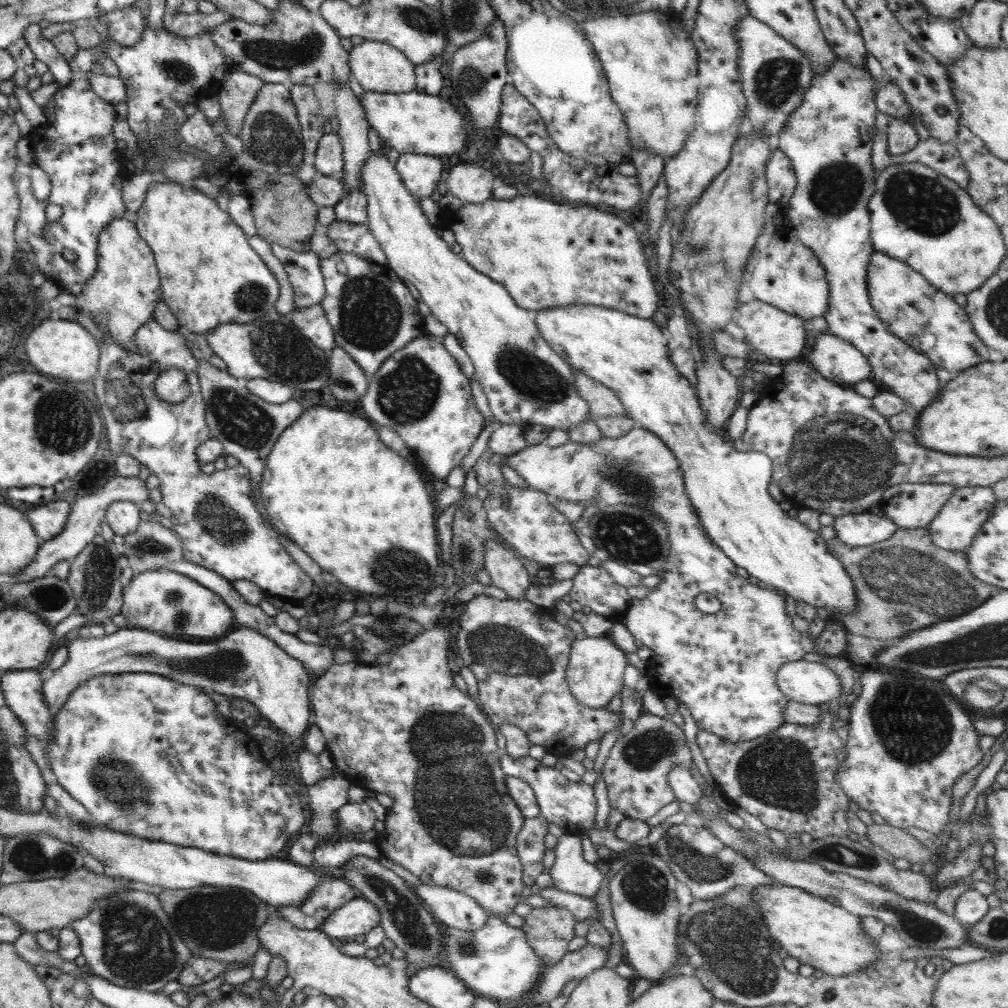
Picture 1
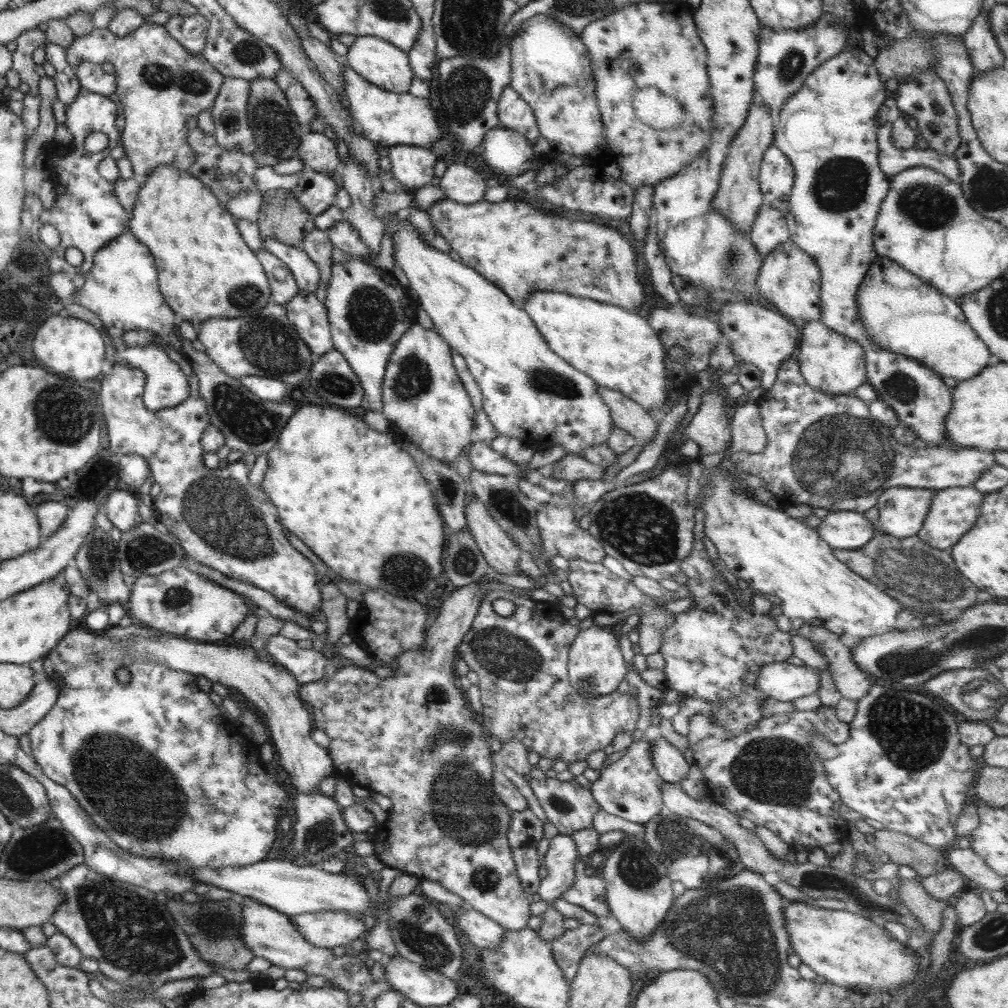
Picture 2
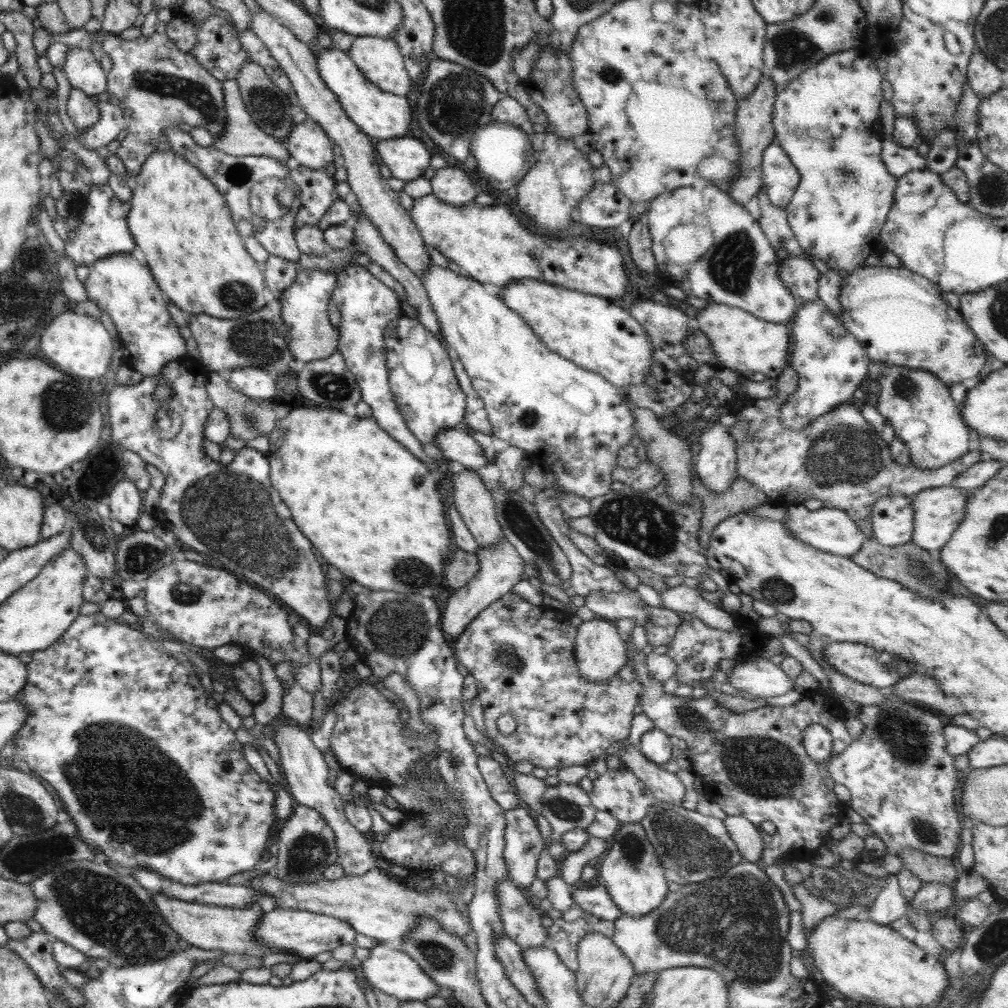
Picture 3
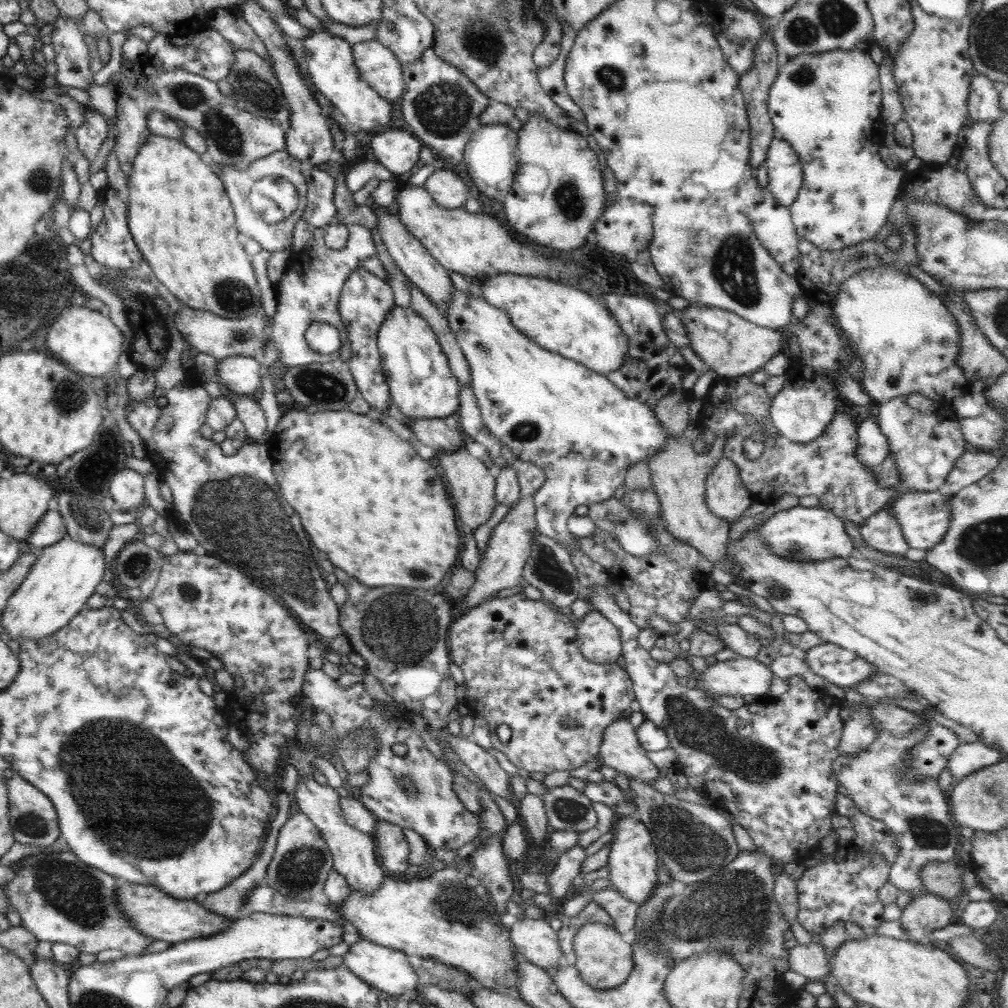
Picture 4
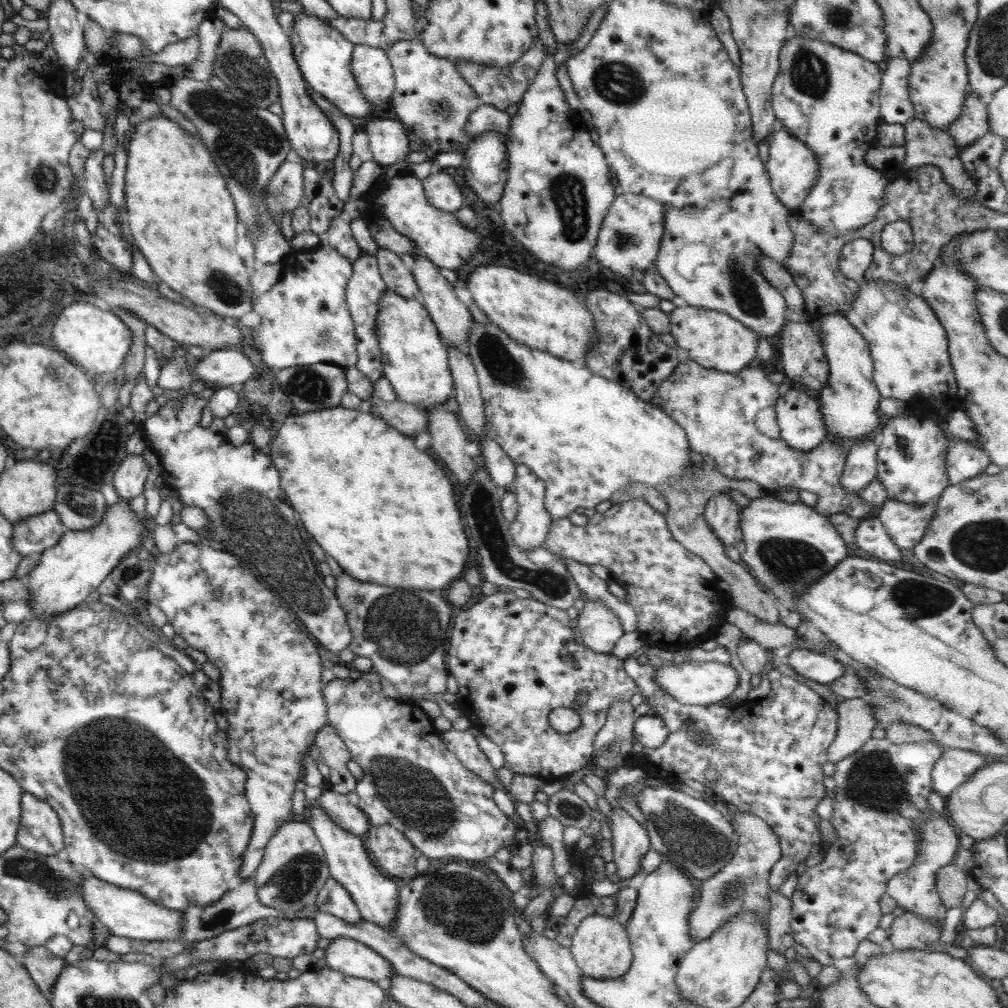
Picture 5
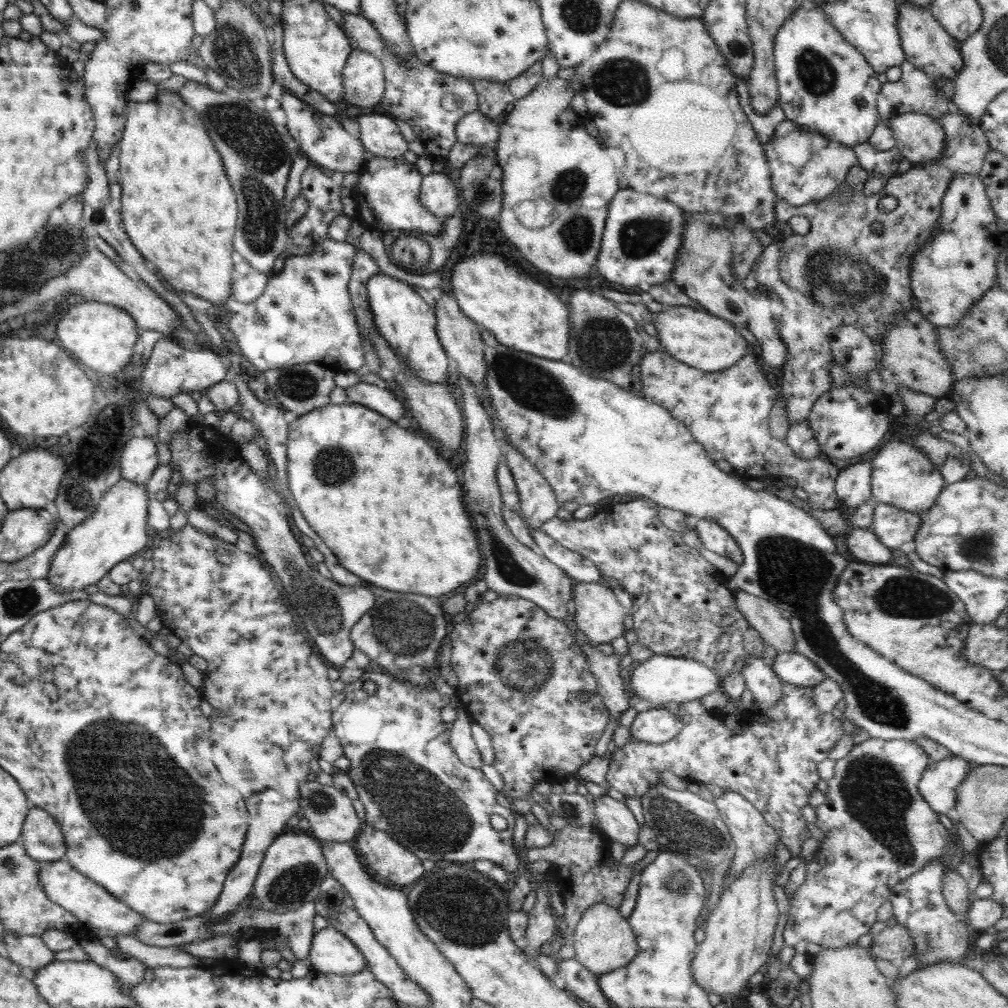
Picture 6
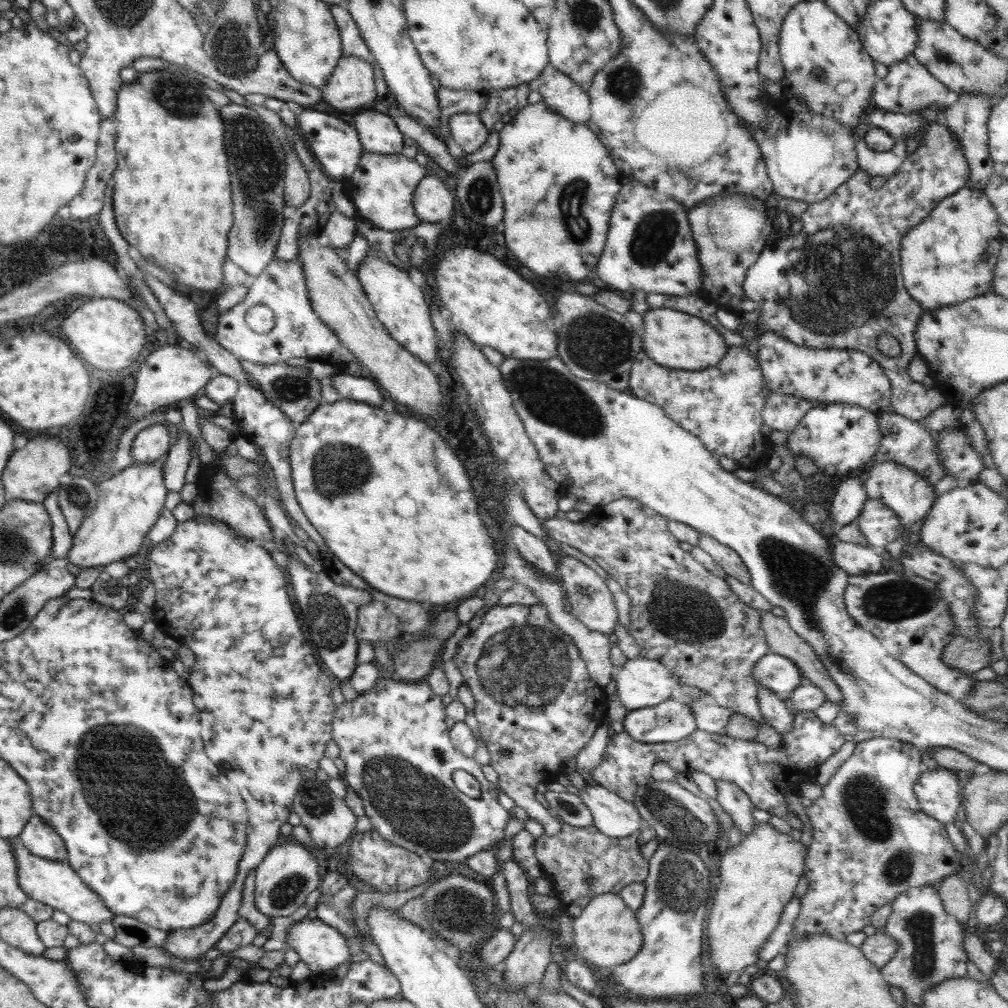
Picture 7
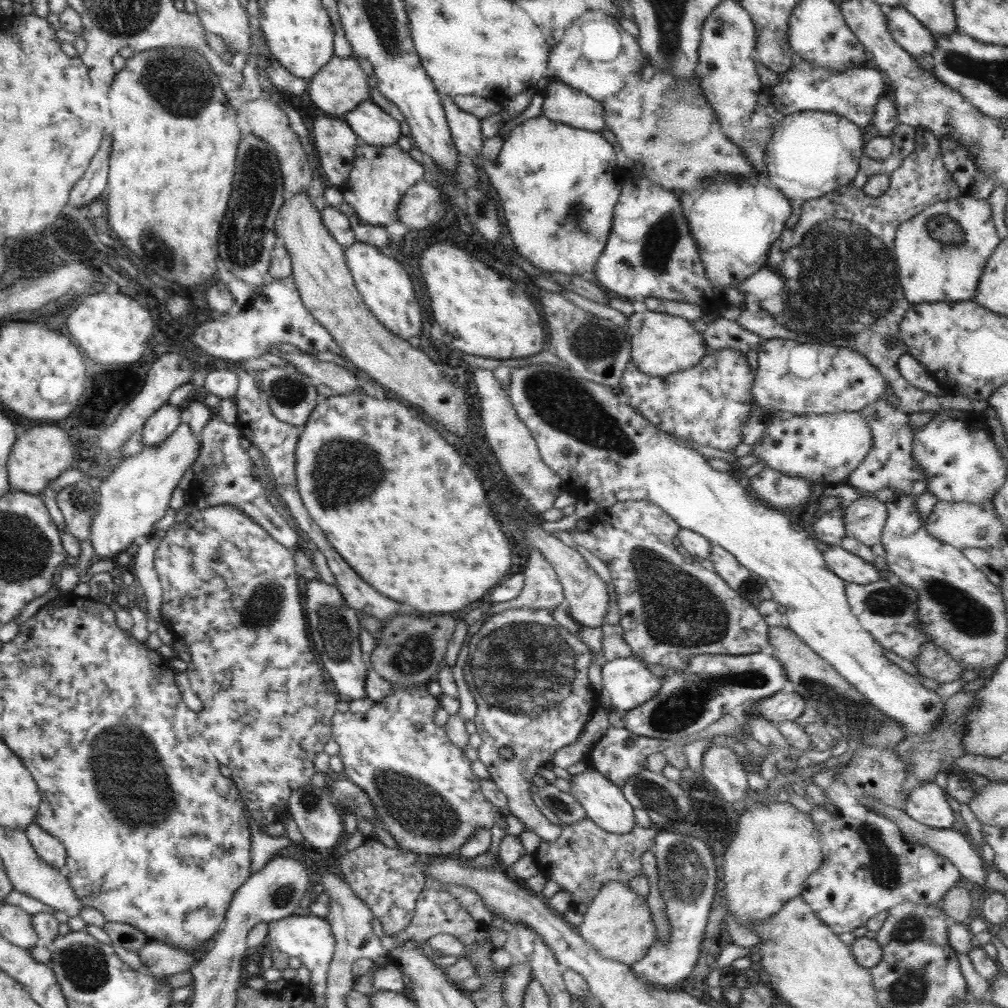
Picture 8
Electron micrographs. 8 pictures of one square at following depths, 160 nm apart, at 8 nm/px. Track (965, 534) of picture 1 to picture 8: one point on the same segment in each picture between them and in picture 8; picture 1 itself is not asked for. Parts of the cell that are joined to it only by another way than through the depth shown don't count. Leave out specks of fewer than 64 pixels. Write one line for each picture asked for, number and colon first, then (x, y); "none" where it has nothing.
2: (952, 513)
3: (938, 511)
4: (924, 517)
5: (906, 524)
6: (893, 526)
7: (880, 525)
8: (864, 518)

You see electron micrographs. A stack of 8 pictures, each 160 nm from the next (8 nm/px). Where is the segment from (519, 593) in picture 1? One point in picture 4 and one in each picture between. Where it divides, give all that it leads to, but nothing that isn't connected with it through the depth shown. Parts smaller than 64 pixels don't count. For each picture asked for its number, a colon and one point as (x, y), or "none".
2: (501, 552)
3: (472, 497)
4: (472, 486)

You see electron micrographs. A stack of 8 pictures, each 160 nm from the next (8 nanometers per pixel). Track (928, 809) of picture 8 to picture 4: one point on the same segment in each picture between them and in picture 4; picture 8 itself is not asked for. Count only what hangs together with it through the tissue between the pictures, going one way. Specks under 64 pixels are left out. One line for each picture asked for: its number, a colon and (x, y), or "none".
4: (969, 757)
5: (954, 766)
6: (938, 785)
7: (938, 792)

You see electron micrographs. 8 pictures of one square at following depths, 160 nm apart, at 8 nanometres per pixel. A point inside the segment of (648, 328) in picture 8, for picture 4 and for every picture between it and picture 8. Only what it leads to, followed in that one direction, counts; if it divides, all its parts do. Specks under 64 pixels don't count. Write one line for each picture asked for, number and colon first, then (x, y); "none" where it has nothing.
4: (731, 346)
5: (714, 340)
6: (695, 337)
7: (671, 338)

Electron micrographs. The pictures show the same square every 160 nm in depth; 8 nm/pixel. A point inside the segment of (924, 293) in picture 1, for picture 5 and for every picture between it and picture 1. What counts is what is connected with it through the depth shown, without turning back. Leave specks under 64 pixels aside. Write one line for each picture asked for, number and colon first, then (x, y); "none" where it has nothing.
2: (903, 314)
3: (900, 318)
4: (908, 339)
5: (910, 352)

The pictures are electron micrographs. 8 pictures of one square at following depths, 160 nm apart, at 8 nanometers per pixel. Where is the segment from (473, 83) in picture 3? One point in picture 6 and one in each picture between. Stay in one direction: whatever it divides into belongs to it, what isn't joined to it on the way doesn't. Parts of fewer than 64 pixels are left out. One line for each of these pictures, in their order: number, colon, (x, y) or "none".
4: (441, 105)
5: (431, 97)
6: (413, 92)

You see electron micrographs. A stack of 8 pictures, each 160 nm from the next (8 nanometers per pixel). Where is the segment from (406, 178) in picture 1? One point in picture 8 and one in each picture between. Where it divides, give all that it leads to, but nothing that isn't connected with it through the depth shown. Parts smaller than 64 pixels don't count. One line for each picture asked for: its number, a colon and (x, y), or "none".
2: (412, 166)
3: (407, 158)
4: (397, 150)
5: (389, 144)
6: (379, 134)
7: (378, 133)
8: (374, 126)

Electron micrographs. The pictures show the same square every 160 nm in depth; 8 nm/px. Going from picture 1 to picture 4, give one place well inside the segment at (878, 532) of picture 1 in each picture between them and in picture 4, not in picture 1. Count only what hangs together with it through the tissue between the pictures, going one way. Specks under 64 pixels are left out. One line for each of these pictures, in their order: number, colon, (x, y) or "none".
2: (844, 529)
3: (831, 530)
4: (807, 534)

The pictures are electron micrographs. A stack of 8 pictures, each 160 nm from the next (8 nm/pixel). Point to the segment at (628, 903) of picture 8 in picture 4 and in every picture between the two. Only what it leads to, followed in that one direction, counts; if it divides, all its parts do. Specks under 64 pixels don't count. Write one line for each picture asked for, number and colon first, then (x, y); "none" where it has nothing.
4: (604, 959)
5: (601, 947)
6: (604, 941)
7: (607, 933)

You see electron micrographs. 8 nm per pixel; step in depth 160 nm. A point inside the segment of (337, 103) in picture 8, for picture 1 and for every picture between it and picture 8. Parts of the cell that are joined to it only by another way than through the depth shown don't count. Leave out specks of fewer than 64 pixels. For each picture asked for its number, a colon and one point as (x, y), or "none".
1: (378, 67)
2: (379, 62)
3: (380, 60)
4: (377, 64)
5: (371, 67)
6: (363, 81)
7: (352, 83)

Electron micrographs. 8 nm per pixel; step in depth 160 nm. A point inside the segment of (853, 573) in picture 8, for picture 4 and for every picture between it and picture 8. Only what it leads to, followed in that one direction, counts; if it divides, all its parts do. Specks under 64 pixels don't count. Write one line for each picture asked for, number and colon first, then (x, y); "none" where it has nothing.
4: (881, 531)
5: (870, 535)
6: (862, 545)
7: (849, 556)

